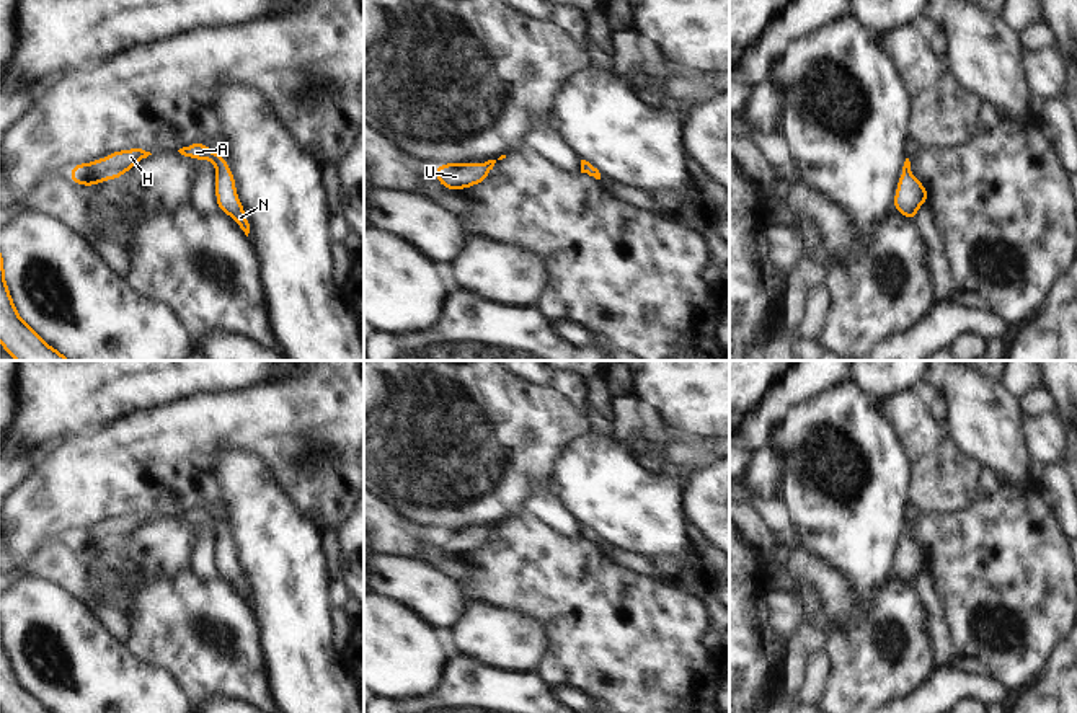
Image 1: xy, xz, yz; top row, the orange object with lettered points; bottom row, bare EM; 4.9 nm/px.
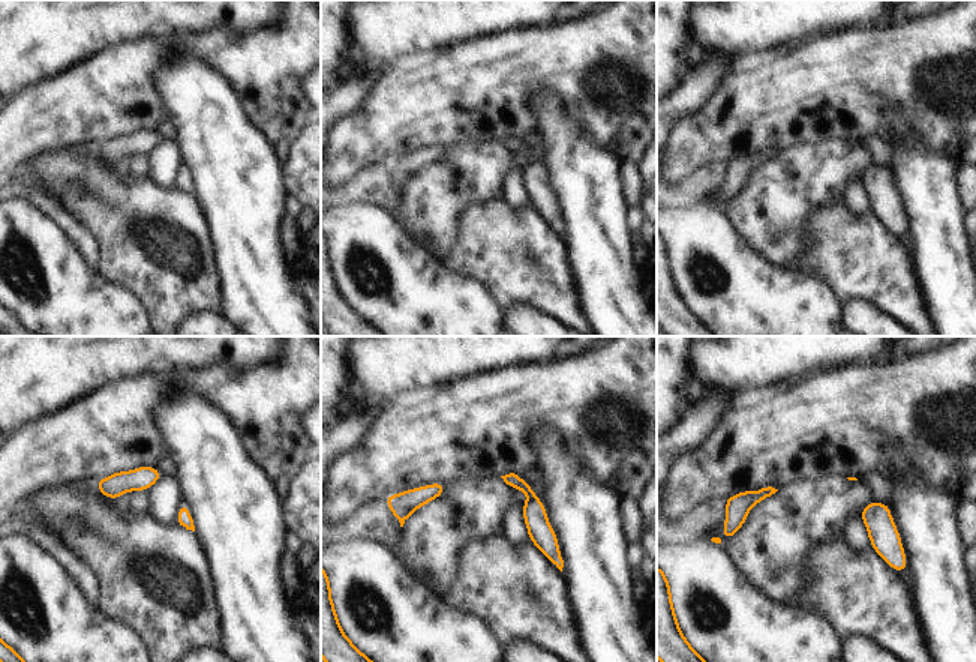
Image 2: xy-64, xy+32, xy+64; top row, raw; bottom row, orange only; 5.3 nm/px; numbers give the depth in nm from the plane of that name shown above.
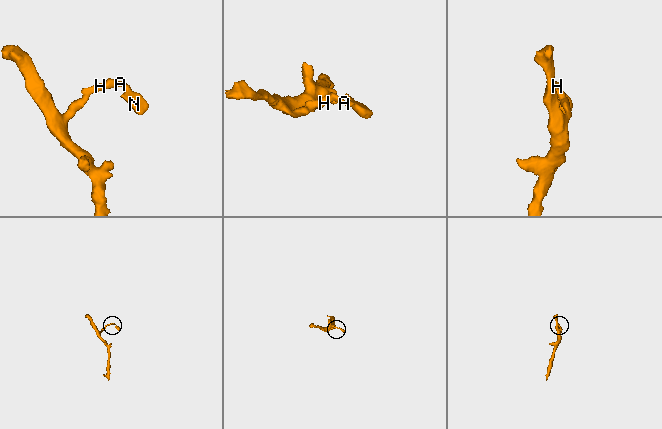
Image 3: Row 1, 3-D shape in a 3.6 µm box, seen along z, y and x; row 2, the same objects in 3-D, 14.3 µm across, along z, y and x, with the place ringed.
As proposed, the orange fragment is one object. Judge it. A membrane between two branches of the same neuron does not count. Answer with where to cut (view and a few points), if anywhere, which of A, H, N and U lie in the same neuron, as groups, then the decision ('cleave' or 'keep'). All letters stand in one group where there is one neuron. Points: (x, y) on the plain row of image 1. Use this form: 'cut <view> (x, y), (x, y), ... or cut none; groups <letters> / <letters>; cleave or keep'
cut none; groups A H N U; keep

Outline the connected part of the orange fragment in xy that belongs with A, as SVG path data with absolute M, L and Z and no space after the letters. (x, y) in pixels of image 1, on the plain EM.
M196 507L178 516L181 520L194 525L207 525L215 530L215 565L219 576L230 581L248 602L248 581L238 565L235 542L222 519L212 517L206 509Z

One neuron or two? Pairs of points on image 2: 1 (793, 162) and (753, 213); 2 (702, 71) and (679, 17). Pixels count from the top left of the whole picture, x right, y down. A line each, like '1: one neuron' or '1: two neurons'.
1: one neuron
2: two neurons

